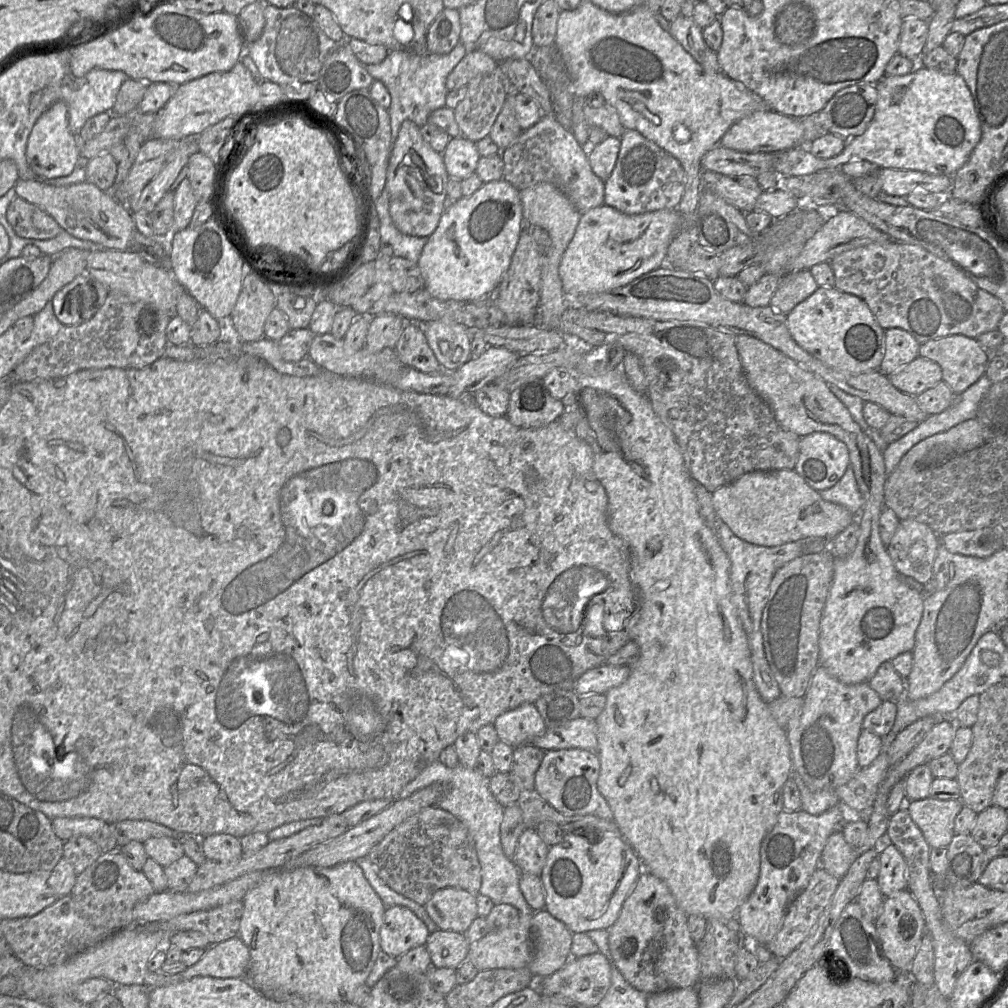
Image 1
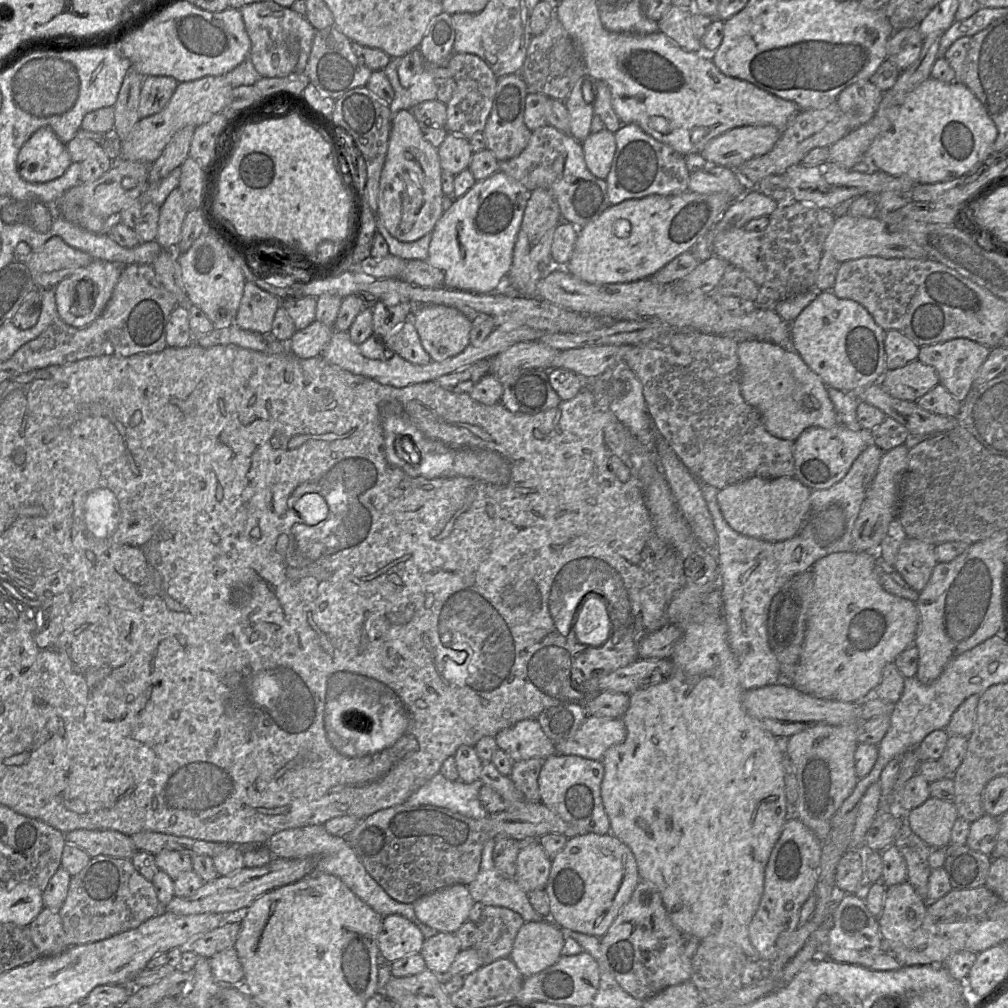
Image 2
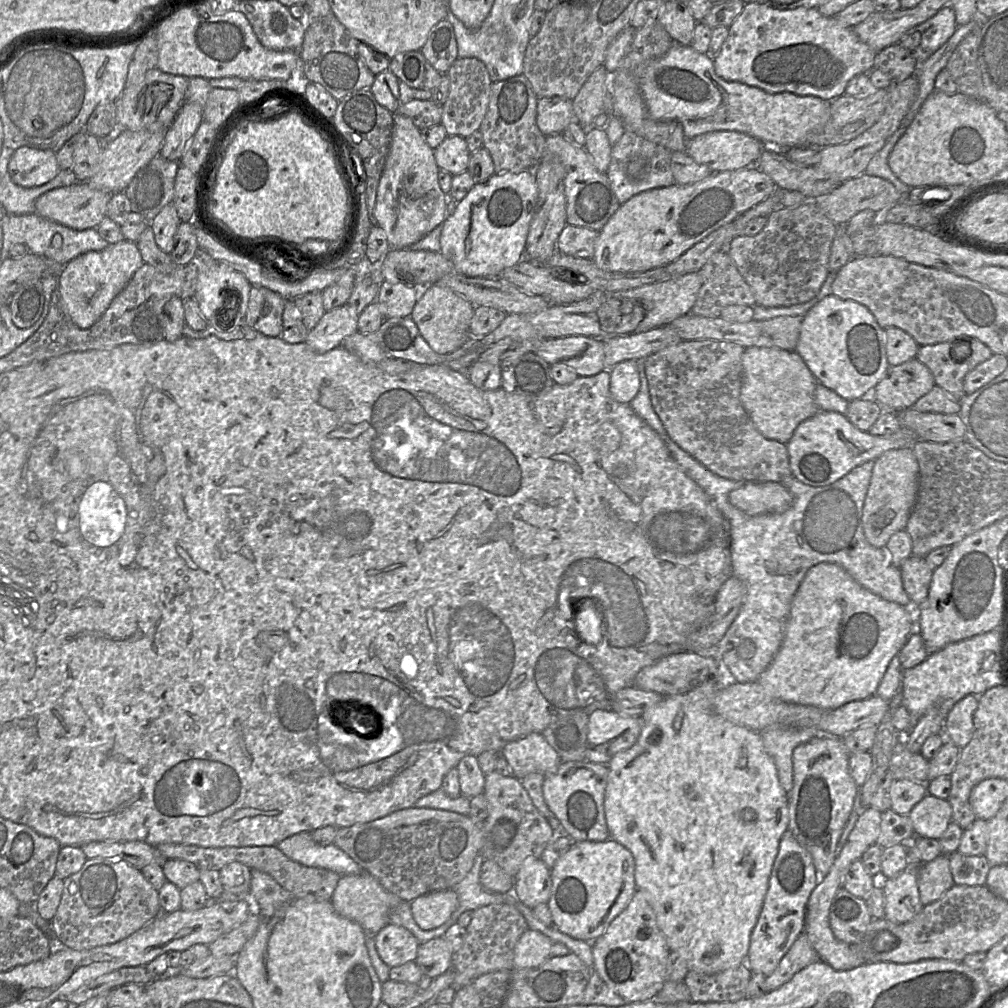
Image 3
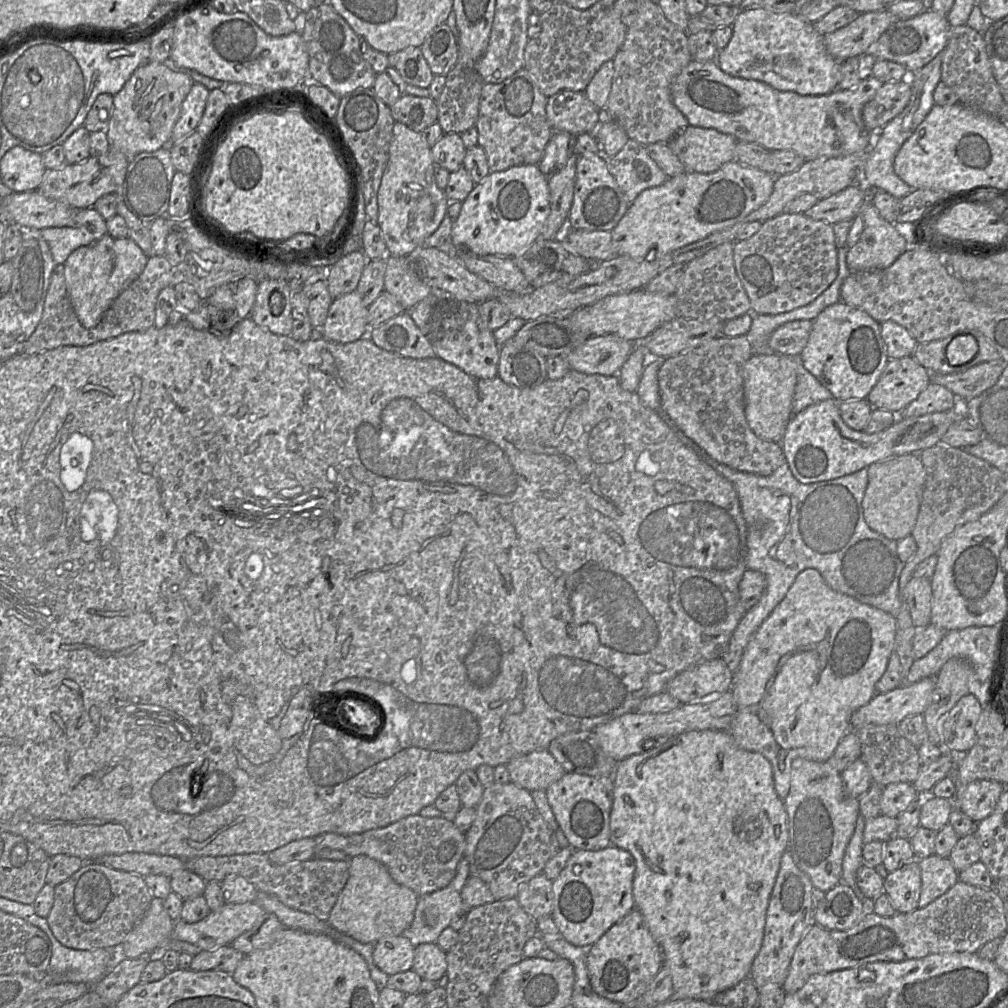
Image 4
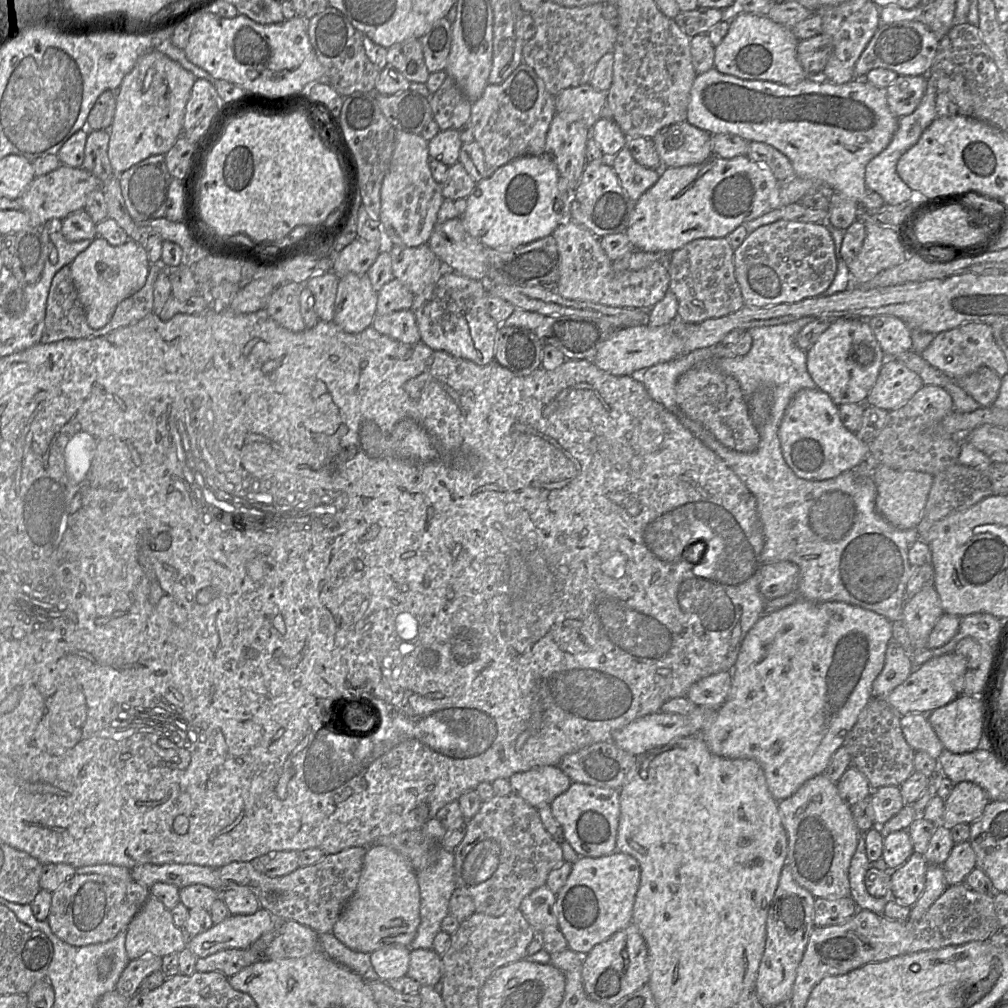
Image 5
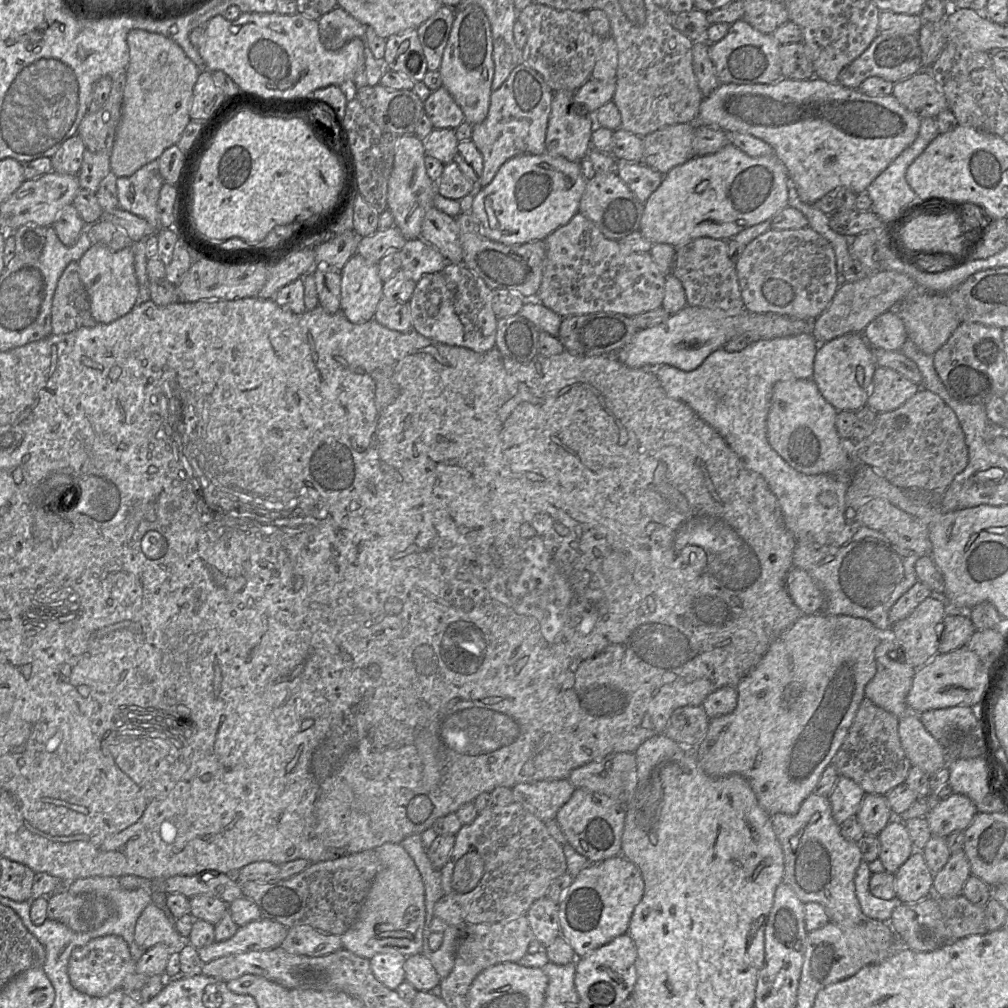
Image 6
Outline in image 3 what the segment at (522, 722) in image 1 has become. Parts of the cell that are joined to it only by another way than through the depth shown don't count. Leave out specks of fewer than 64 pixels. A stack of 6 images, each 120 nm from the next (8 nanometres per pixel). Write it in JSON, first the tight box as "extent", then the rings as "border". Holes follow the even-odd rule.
{"extent":[501,733,562,780],"border":[[[531,733],[507,743],[501,755],[519,780],[530,773],[552,773],[562,762],[541,733]]]}

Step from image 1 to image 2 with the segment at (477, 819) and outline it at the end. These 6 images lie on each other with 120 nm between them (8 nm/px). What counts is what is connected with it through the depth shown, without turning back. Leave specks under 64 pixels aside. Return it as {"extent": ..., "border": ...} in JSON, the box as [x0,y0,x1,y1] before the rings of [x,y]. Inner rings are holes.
{"extent":[404,772,544,922],"border":[[[440,772],[416,790],[404,804],[408,806],[434,805],[457,812],[468,818],[488,816],[479,800],[481,781],[465,783],[451,781]],[[489,839],[483,847],[478,874],[473,882],[467,885],[474,902],[481,902],[485,906],[505,907],[517,912],[525,922],[537,922],[544,917],[538,914],[531,906],[528,895],[516,883],[515,878],[506,878],[500,875],[494,867],[492,853],[496,841]]]}

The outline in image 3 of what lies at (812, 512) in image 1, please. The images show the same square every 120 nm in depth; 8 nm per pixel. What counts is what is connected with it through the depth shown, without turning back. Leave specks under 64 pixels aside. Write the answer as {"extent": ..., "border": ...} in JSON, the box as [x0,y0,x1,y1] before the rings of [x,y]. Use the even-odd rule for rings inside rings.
{"extent":[728,482,793,516],"border":[[[746,482],[728,495],[729,503],[750,516],[783,513],[793,504],[790,491],[779,482]]]}

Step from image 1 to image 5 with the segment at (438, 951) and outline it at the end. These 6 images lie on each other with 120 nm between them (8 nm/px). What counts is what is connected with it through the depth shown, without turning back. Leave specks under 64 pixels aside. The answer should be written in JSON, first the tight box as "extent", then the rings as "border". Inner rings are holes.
{"extent":[406,949,443,986],"border":[[[411,949],[410,963],[406,974],[421,986],[434,986],[443,975],[441,956],[433,949]]]}

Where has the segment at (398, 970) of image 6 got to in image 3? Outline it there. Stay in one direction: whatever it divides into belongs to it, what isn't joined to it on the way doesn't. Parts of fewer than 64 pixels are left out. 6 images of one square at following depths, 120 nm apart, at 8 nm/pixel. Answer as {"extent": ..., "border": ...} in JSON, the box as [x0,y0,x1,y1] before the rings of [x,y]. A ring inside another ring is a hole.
{"extent":[374,923,420,968],"border":[[[388,923],[374,935],[377,952],[390,968],[415,961],[420,943],[406,928]]]}

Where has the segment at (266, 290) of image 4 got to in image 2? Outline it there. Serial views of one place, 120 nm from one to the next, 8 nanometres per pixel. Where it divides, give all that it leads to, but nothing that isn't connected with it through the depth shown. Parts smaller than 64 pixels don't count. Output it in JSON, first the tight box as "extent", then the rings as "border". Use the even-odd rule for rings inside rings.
{"extent":[234,281,281,333],"border":[[[246,281],[234,323],[240,328],[258,333],[270,333],[281,300]]]}

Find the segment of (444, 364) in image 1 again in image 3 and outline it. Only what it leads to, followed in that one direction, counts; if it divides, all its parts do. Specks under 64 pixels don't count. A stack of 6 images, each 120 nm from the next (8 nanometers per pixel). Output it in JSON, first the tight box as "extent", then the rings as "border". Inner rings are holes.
{"extent":[411,284,474,354],"border":[[[433,284],[421,289],[411,317],[434,352],[449,354],[464,345],[470,338],[470,322],[474,308],[450,288]]]}

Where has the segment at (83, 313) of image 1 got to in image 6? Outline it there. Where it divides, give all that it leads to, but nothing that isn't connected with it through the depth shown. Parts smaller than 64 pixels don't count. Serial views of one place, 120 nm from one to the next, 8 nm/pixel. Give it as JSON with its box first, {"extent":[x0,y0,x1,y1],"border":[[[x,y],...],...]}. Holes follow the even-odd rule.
{"extent":[78,244,139,324],"border":[[[93,244],[78,261],[80,280],[90,302],[90,311],[98,324],[110,324],[129,313],[139,302],[139,284],[130,246],[112,251],[104,244]]]}

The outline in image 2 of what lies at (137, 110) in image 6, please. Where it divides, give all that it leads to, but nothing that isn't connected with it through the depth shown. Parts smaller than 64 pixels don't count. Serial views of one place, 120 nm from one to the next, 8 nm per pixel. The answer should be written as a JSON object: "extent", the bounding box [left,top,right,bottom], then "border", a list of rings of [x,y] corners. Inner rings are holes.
{"extent":[138,76,178,118],"border":[[[146,76],[143,79],[138,112],[140,118],[160,112],[170,101],[178,81],[170,76]]]}

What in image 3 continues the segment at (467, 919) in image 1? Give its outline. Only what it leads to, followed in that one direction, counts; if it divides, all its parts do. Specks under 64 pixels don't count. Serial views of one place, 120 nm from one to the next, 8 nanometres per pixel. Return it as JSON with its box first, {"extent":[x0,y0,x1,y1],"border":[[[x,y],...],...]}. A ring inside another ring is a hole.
{"extent":[410,889,458,930],"border":[[[454,889],[433,891],[410,902],[411,912],[422,930],[433,930],[443,925],[458,907]]]}

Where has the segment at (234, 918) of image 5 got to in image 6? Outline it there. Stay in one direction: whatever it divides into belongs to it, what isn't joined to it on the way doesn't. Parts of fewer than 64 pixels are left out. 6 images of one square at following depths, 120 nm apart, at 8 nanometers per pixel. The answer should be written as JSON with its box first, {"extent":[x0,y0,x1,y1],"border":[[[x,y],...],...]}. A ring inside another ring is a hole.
{"extent":[197,918,288,964],"border":[[[260,918],[238,927],[229,939],[197,949],[197,954],[205,964],[214,959],[250,951],[275,949],[281,946],[288,928],[277,921]]]}

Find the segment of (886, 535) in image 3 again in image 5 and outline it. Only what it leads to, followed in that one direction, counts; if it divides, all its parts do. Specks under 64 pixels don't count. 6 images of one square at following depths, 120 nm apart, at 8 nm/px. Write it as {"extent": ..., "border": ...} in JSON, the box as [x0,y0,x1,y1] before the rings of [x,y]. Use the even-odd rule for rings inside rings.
{"extent":[873,465,933,530],"border":[[[875,465],[873,481],[877,489],[877,512],[899,530],[916,529],[922,520],[922,513],[933,485],[933,476],[924,472],[898,471],[884,465]]]}

